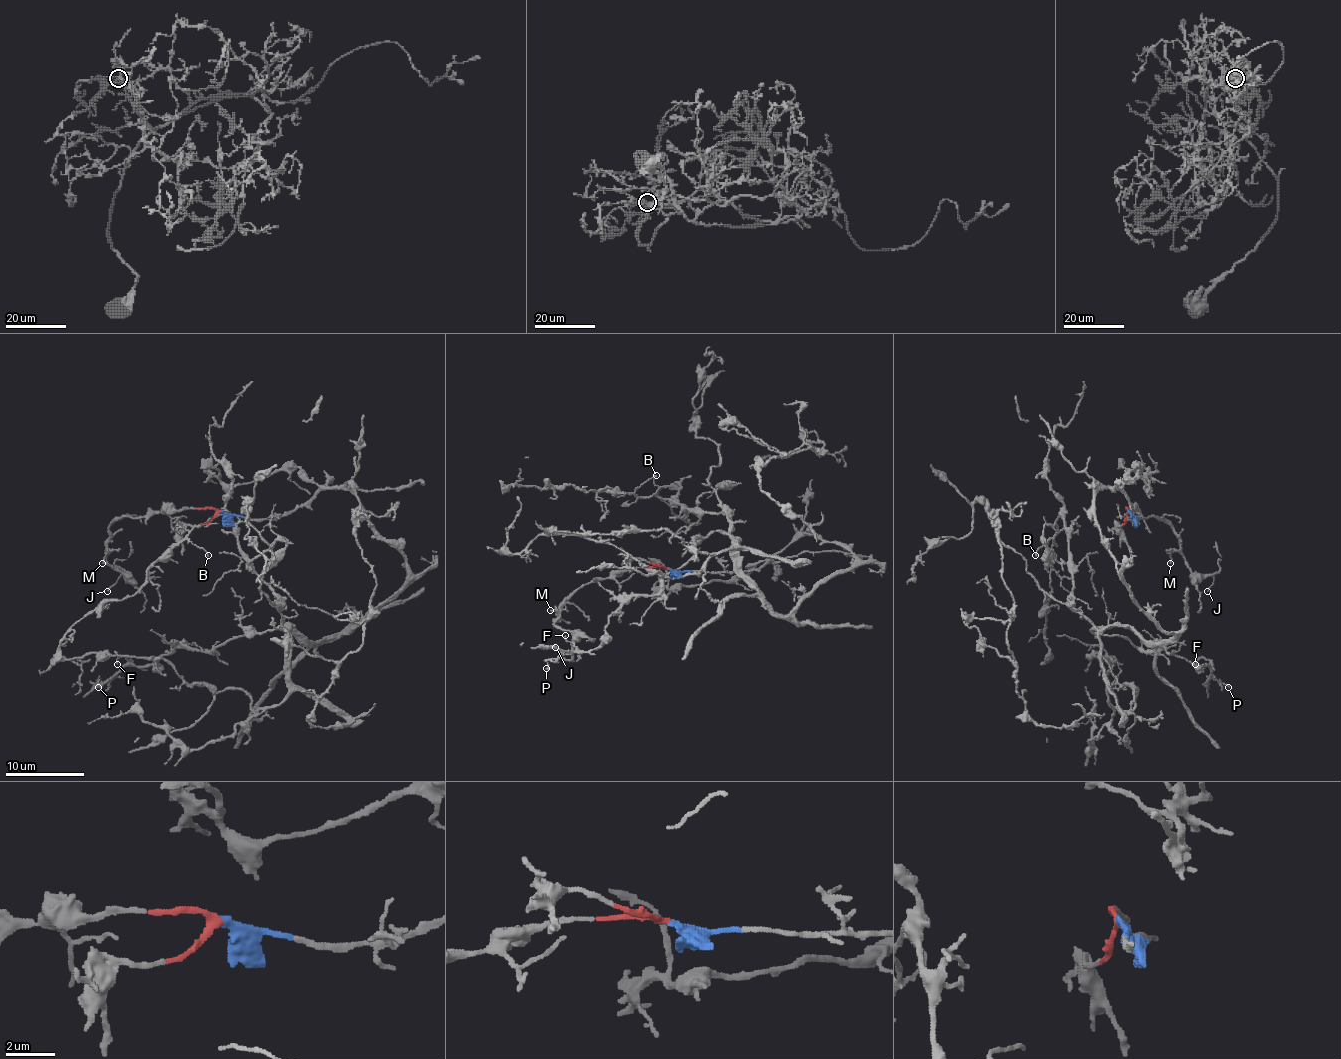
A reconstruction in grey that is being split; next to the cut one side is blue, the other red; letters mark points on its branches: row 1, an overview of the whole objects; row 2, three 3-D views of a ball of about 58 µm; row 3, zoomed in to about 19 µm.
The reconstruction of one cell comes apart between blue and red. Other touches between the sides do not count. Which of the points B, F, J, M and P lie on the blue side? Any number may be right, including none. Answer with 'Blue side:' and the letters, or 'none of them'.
Blue side: B, F, P

